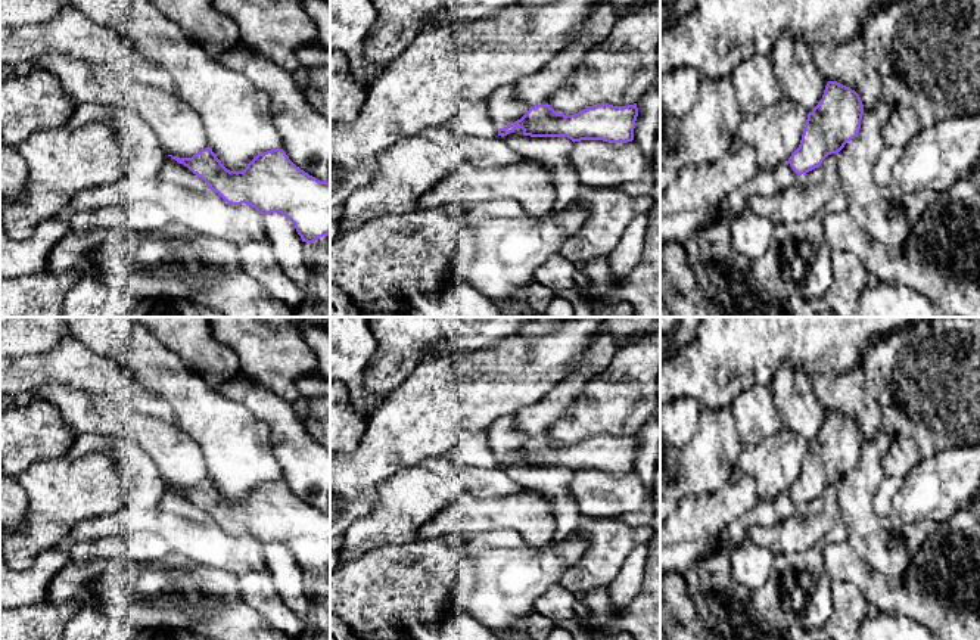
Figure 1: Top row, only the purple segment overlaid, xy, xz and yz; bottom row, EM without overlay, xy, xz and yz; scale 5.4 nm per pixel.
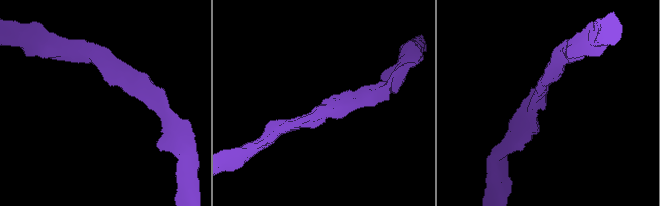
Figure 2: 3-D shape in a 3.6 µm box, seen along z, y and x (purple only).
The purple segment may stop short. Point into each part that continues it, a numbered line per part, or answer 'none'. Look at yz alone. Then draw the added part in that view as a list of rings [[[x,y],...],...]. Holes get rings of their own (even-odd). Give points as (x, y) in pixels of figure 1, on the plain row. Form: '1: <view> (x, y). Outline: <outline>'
none

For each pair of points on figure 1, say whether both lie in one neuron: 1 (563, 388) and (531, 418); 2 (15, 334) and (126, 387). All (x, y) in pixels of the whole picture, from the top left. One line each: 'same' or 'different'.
1: same
2: different

